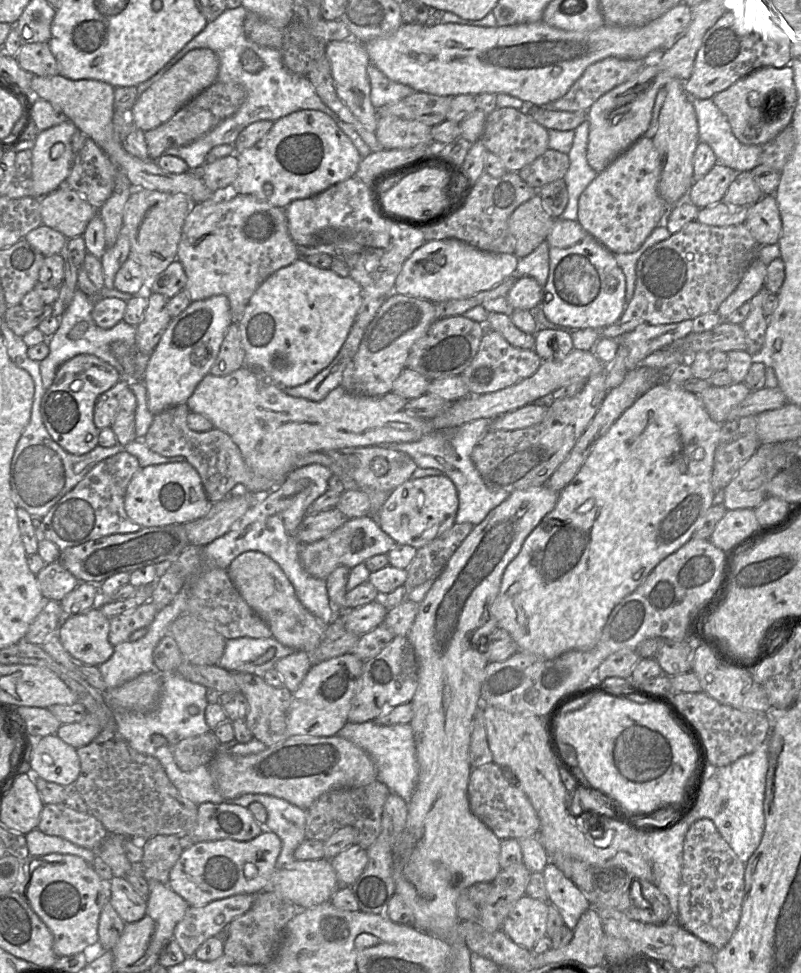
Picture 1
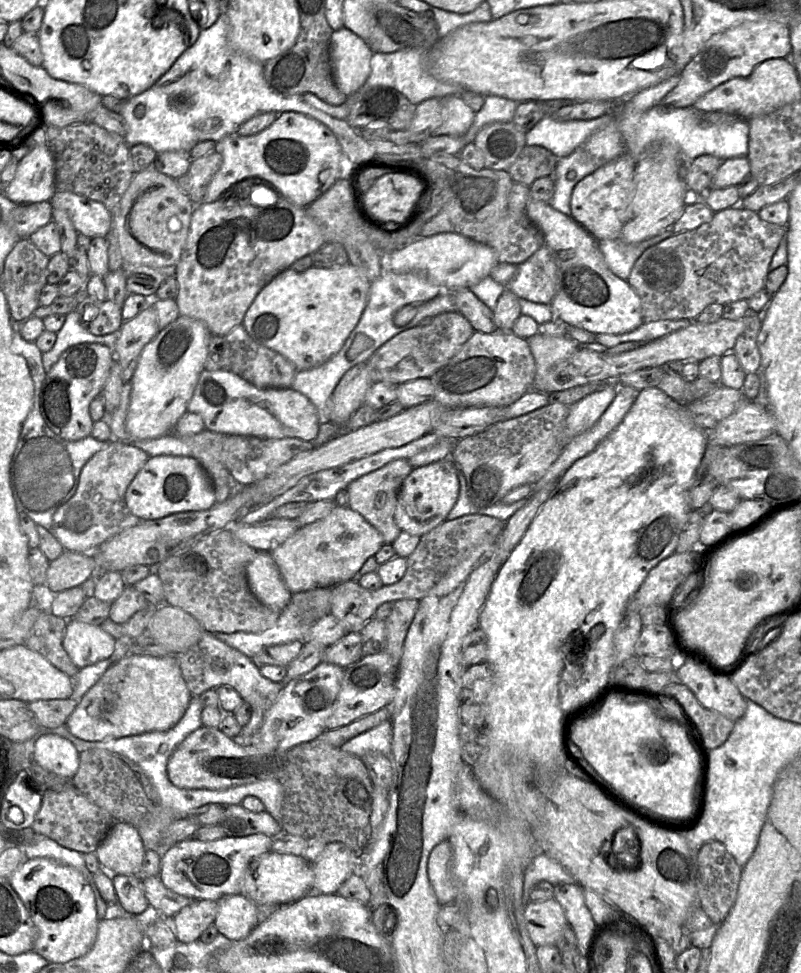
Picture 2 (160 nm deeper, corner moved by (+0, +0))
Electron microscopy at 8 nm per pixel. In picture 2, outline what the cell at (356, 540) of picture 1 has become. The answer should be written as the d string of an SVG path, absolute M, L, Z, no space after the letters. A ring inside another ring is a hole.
M336 504L326 517L300 527L270 553L286 587L294 594L356 580L356 574L364 562L384 544L379 531L362 515L348 506Z

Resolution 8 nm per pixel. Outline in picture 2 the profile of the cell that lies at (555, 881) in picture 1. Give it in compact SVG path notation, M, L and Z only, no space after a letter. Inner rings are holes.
M576 883L554 885L554 899L563 908L568 925L576 936L579 951L584 955L596 923L585 903L583 888Z

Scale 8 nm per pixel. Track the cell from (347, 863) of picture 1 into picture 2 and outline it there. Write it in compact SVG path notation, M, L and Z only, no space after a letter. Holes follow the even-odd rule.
M327 843L318 859L312 863L314 884L312 893L334 894L356 871L356 856L344 843Z

